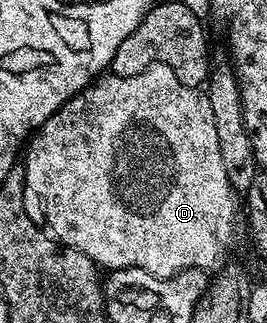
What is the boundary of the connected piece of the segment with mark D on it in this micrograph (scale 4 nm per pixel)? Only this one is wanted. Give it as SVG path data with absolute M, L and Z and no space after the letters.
M151 65L146 67L146 71L129 77L115 75L97 77L91 85L87 85L78 95L74 95L62 108L54 111L54 115L50 115L50 119L46 119L46 123L42 123L42 127L32 134L22 153L22 168L31 196L33 193L44 204L43 224L47 232L59 244L82 251L82 255L86 255L98 267L108 271L141 269L150 271L150 275L155 277L172 277L184 269L212 271L225 260L224 252L227 251L228 244L236 233L238 193L230 187L230 179L226 179L222 155L218 152L218 131L214 124L214 110L210 108L210 99L207 92L186 87L186 83L178 79L175 69L169 65Z

